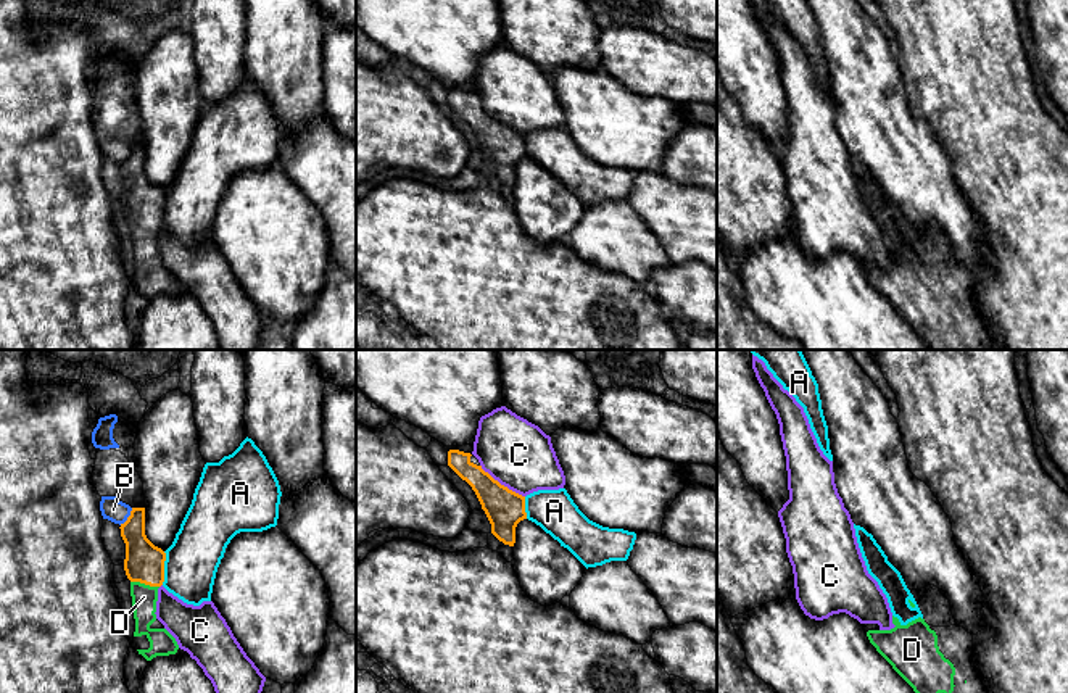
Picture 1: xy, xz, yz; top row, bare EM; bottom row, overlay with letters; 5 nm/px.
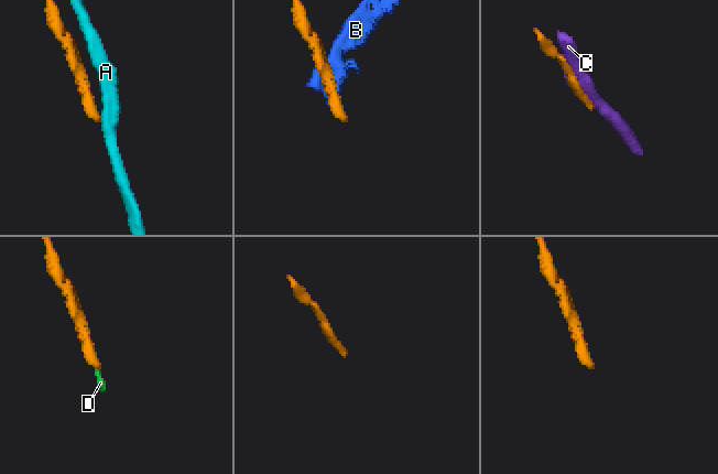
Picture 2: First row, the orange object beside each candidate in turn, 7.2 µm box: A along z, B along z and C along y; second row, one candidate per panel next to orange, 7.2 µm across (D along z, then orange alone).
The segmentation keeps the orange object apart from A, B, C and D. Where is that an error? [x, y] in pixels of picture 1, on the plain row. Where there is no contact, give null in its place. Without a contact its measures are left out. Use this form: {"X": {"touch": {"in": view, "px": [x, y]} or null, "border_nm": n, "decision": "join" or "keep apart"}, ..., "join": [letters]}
{"A": {"touch": {"in": "xy", "px": [163, 207]}, "border_nm": 170, "decision": "keep apart"}, "B": {"touch": {"in": "xy", "px": [128, 157]}, "border_nm": 110, "decision": "keep apart"}, "C": {"touch": {"in": "xz", "px": [500, 123]}, "border_nm": 280, "decision": "keep apart"}, "D": {"touch": {"in": "xy", "px": [145, 223]}, "border_nm": 150, "decision": "join"}, "join": ["D"]}

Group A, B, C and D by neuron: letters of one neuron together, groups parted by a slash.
A / B / C / D

